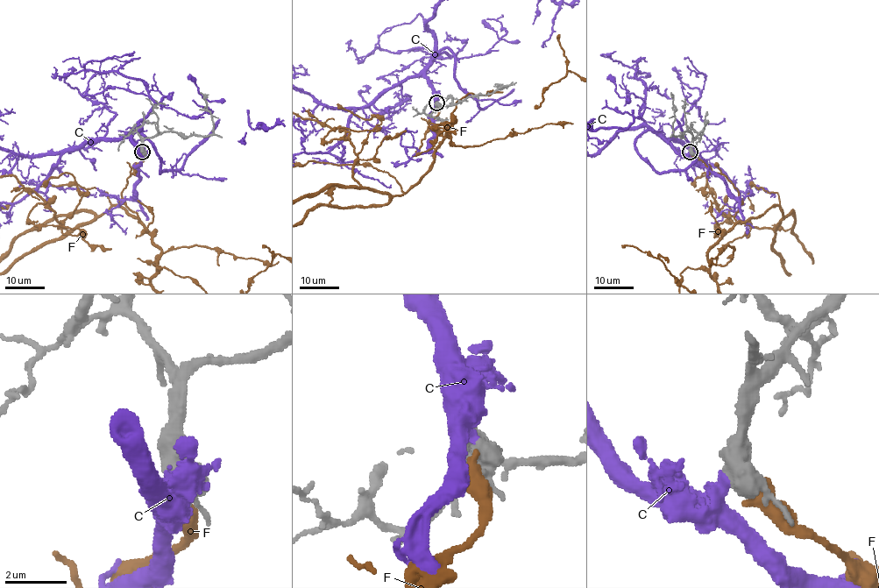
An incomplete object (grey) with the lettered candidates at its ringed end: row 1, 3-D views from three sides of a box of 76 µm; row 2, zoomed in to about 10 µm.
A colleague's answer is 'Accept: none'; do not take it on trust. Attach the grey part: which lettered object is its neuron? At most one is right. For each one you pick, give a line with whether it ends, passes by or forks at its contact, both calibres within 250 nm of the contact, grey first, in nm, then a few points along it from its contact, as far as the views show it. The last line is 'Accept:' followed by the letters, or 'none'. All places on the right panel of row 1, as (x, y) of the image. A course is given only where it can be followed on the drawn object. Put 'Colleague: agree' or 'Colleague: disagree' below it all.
C: it ends | 550/500 nm
Accept: C
Colleague: disagree

